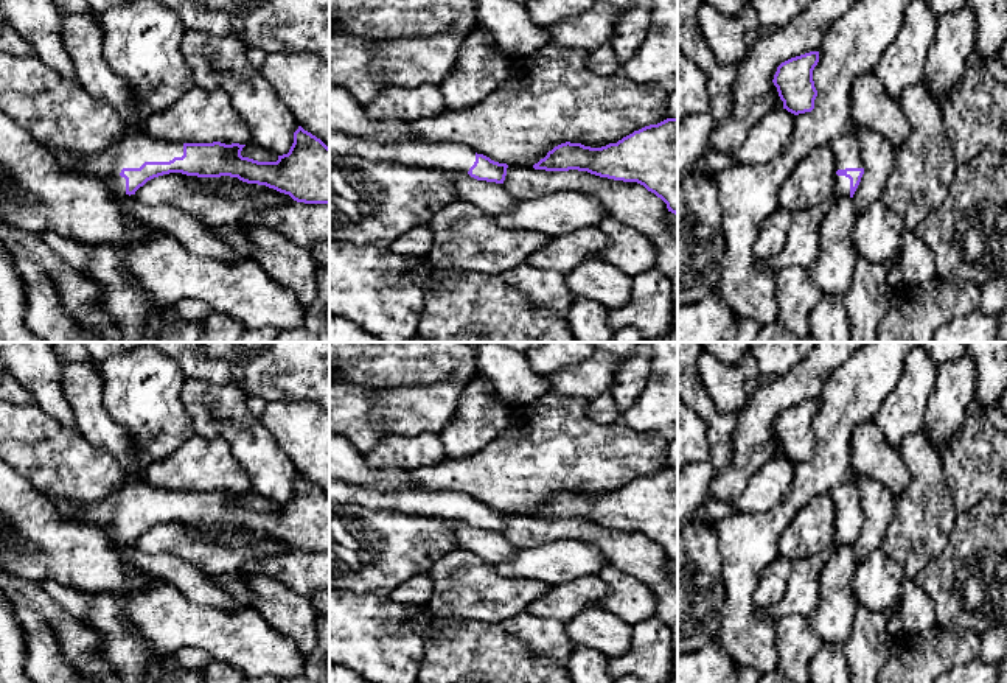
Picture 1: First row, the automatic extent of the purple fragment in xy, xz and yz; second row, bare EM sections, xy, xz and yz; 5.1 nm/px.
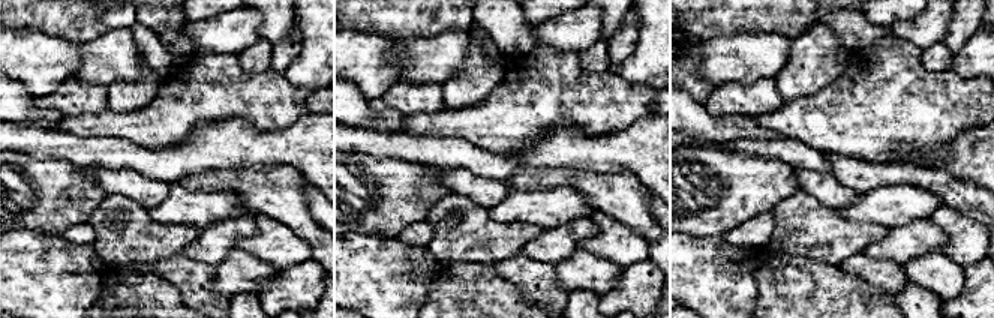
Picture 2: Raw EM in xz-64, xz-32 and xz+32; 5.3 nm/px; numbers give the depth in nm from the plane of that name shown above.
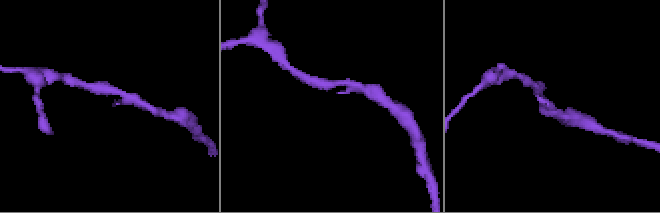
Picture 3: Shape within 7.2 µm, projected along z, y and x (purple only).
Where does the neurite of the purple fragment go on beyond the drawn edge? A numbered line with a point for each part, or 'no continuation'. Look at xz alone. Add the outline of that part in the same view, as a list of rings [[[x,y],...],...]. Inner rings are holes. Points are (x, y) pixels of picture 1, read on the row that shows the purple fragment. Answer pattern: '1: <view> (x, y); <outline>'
1: xz (452, 157); [[[329,131],[329,156],[361,156],[370,160],[390,160],[449,173],[466,173],[476,162],[476,152],[458,143],[398,142],[375,143]]]

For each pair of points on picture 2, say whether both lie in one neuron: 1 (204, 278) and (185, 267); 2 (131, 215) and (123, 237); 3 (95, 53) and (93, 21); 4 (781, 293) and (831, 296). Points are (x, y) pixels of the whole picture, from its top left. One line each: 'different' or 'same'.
1: same
2: same
3: different
4: same

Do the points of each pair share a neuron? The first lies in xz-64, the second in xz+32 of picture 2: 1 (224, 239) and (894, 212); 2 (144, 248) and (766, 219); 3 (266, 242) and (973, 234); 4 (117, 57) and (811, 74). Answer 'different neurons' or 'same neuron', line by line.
1: different neurons
2: different neurons
3: same neuron
4: different neurons

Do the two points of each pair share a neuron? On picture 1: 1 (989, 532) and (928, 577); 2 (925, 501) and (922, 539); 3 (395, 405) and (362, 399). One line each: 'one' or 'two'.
1: one
2: one
3: two

